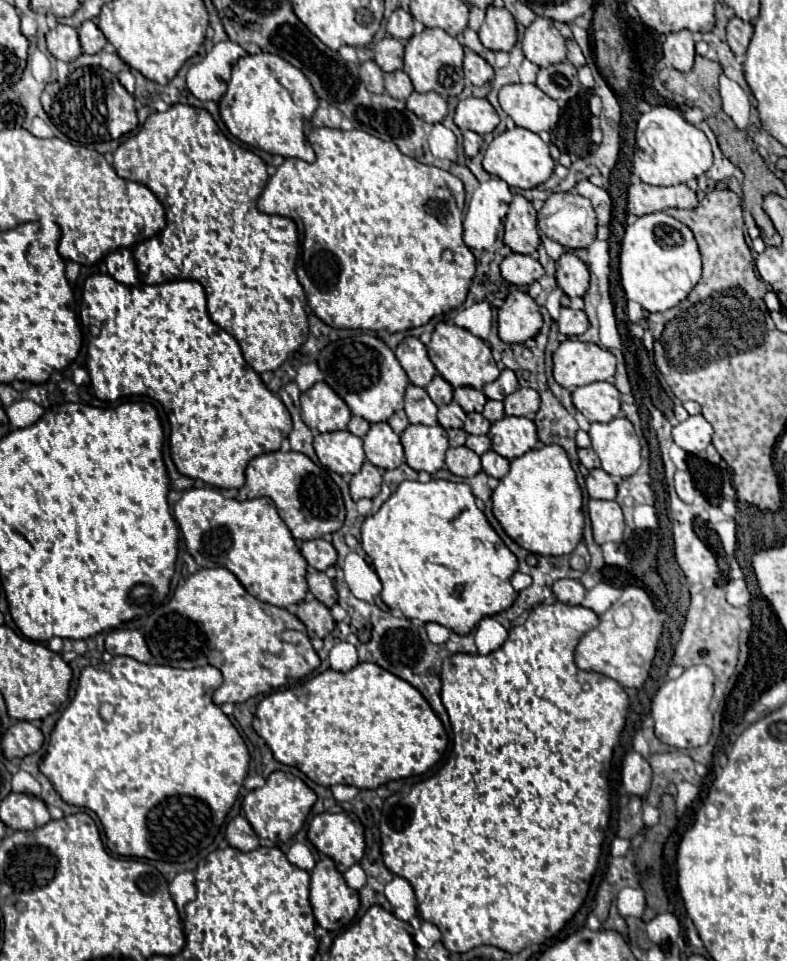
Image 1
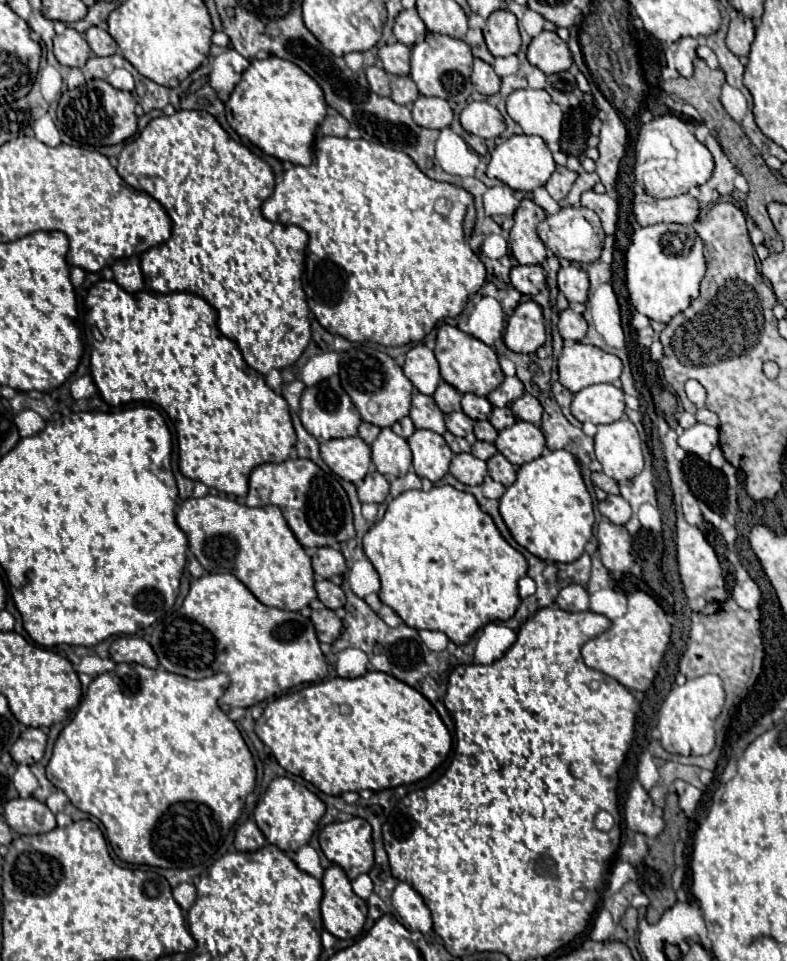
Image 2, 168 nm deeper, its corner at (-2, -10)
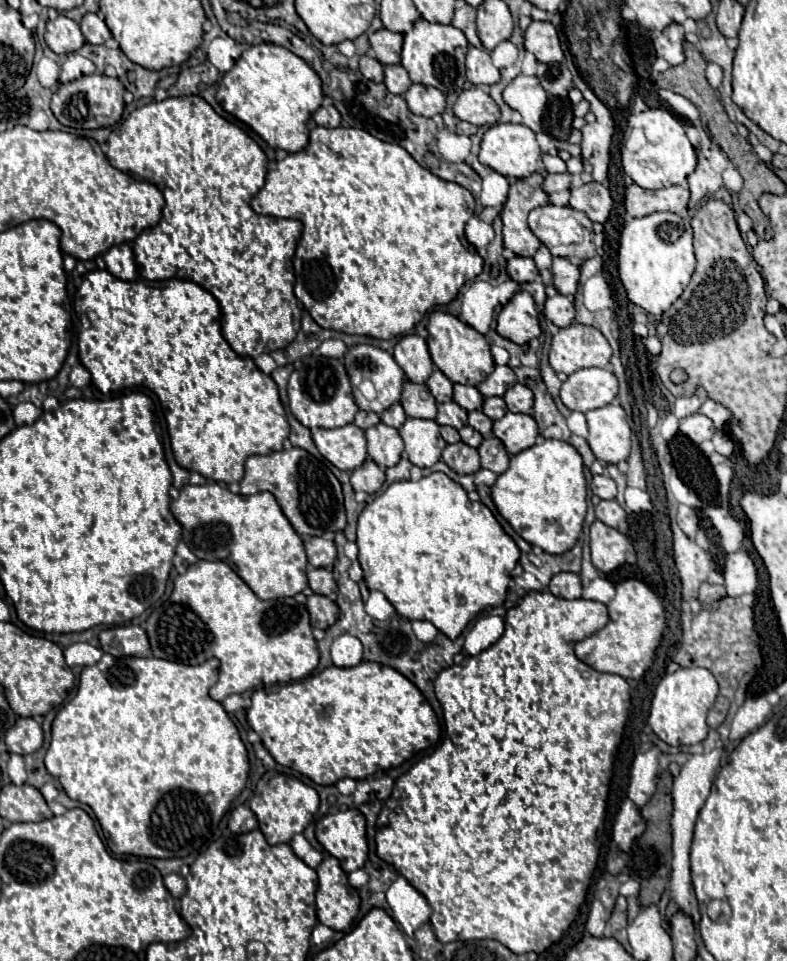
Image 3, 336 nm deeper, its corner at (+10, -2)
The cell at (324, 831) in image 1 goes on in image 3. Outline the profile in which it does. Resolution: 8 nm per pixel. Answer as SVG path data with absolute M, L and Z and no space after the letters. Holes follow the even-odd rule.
M356 808L324 816L316 826L316 838L328 854L340 860L344 872L362 868L368 858L366 818Z

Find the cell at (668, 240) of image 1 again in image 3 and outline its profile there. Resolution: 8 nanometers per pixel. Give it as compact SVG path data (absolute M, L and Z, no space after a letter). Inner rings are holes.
M656 212L630 220L620 238L618 272L628 298L648 314L664 314L684 292L696 268L692 248L692 226L688 218L672 212Z

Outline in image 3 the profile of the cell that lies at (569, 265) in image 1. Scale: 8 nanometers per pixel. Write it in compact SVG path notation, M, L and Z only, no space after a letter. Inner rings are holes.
M554 258L552 274L554 274L554 286L560 294L566 296L576 294L580 278L580 268L576 264L572 264L568 258Z

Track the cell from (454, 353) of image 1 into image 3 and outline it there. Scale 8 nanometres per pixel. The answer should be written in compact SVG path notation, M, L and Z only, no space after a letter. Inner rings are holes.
M432 312L428 318L428 348L438 370L442 370L452 382L476 386L494 370L494 358L490 354L490 344L484 334L462 324L456 316L448 312Z

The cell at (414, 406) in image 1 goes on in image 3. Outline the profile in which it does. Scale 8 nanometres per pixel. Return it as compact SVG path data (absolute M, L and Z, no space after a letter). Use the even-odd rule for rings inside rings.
M406 382L404 390L402 390L402 400L400 404L406 410L406 416L410 418L436 418L436 402L432 398L432 394L428 394L428 398L422 394L428 392L426 386L422 384L414 384L414 382Z

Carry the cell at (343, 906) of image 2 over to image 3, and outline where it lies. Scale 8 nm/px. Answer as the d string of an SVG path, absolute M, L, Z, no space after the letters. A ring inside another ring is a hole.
M332 856L324 858L316 872L320 880L316 890L318 920L332 930L348 930L360 908L358 890L352 886L348 890L348 874Z

